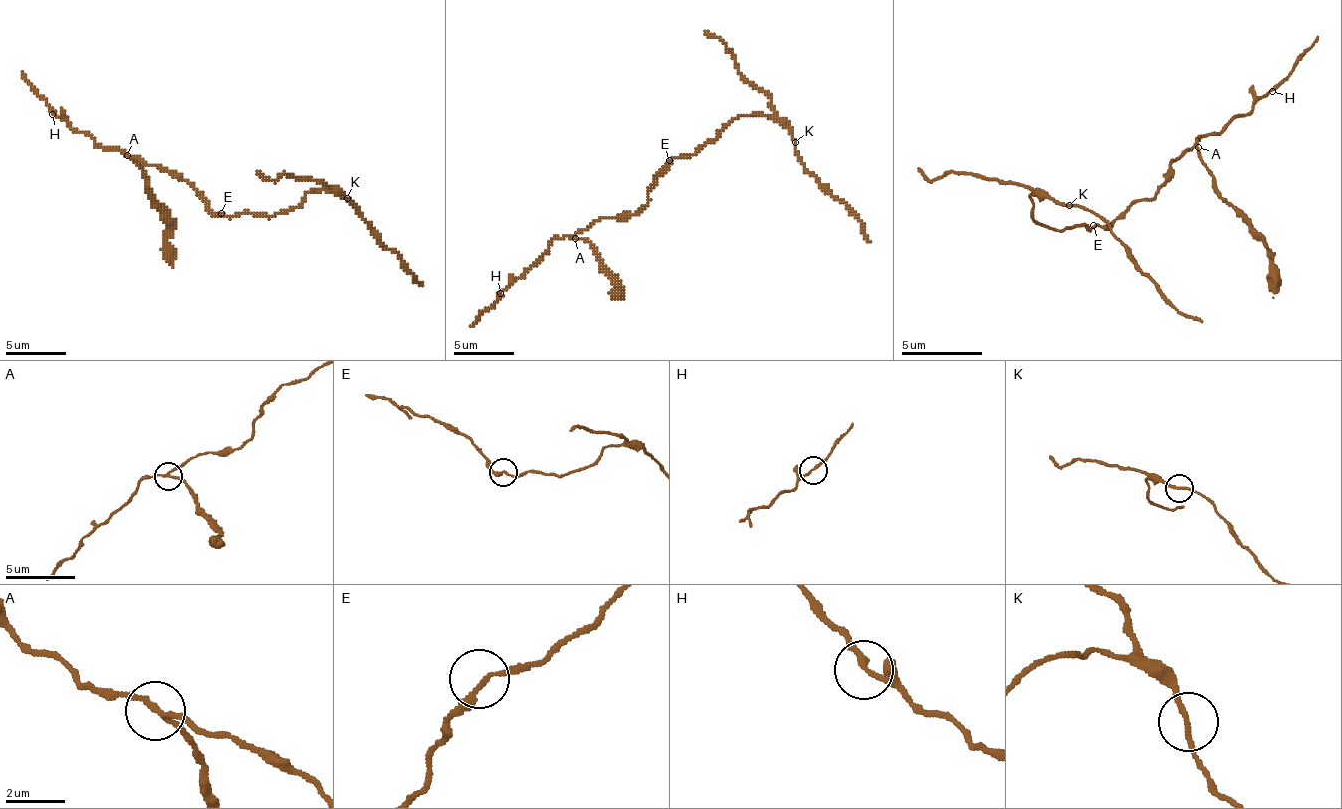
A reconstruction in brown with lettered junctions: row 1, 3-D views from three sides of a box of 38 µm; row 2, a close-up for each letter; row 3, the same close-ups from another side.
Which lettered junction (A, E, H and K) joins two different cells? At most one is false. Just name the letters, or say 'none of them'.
A

